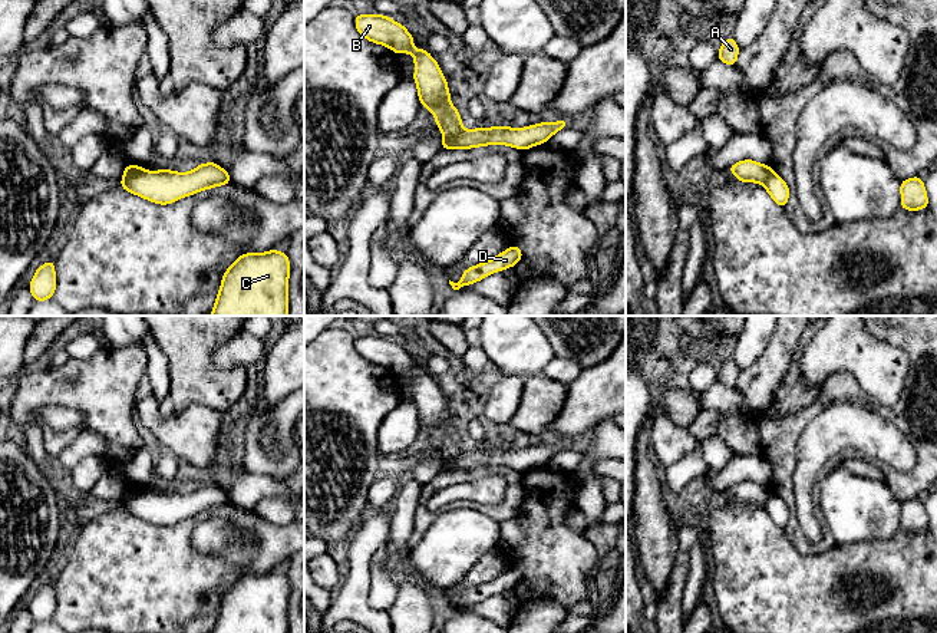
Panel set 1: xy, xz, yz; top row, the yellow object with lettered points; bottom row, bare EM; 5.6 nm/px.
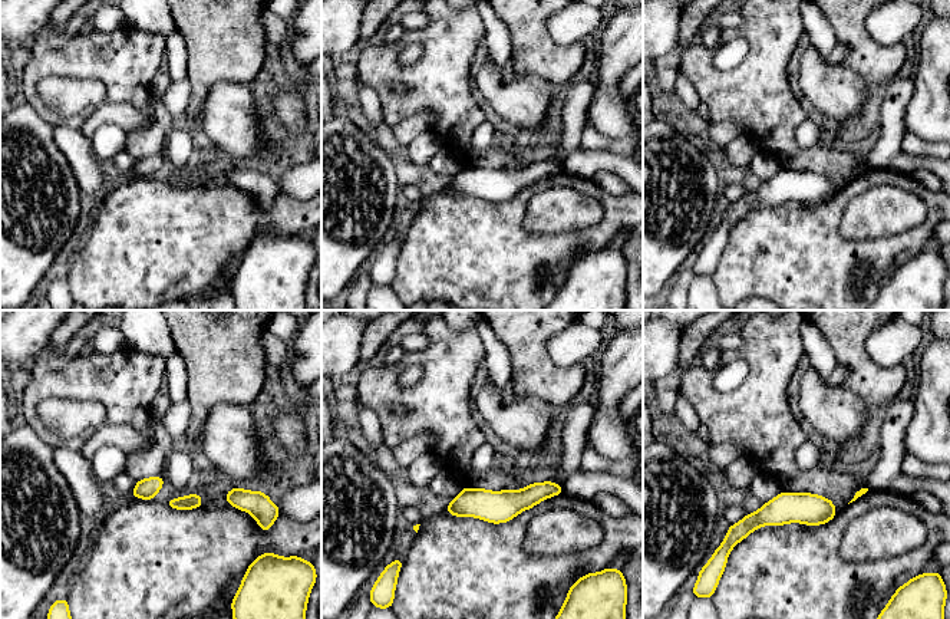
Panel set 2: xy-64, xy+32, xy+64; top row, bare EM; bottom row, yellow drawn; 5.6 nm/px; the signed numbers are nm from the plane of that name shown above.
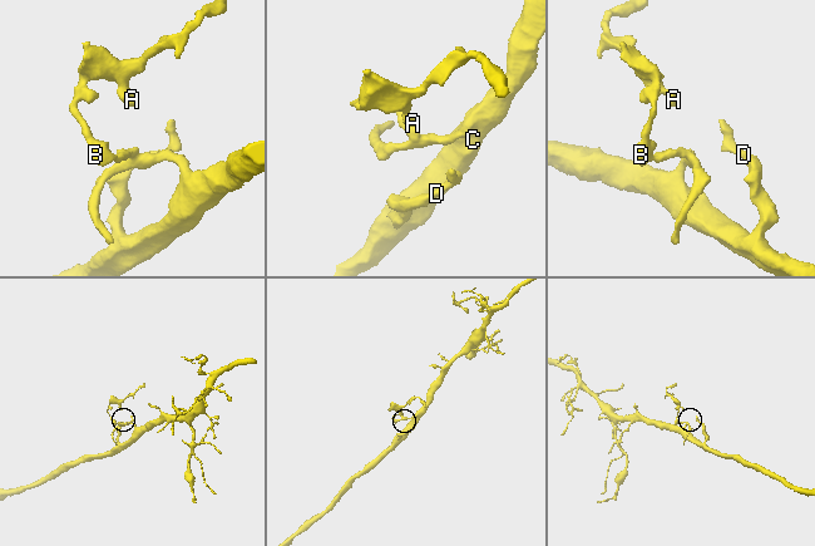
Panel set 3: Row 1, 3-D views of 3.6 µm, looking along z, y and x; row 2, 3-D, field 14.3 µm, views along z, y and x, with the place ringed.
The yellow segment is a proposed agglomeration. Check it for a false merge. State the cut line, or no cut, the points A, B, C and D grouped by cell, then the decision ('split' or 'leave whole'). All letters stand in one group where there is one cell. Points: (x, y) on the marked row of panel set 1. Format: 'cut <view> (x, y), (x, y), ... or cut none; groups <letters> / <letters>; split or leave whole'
cut xy (142, 168), (122, 178); groups A B / C D; split

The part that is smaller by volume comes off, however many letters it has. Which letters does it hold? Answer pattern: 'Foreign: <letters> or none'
Foreign: A, B

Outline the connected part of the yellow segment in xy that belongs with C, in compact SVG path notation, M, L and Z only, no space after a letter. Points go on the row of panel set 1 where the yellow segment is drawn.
M245 253L224 273L211 316L288 316L287 253Z

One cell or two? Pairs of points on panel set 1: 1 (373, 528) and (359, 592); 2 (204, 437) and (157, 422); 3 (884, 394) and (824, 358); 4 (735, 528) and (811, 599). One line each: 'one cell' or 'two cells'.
1: one cell
2: one cell
3: one cell
4: one cell

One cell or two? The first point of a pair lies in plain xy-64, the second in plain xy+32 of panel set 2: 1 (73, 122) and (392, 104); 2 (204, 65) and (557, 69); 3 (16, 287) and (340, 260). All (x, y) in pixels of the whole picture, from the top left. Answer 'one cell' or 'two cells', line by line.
1: one cell
2: one cell
3: one cell

